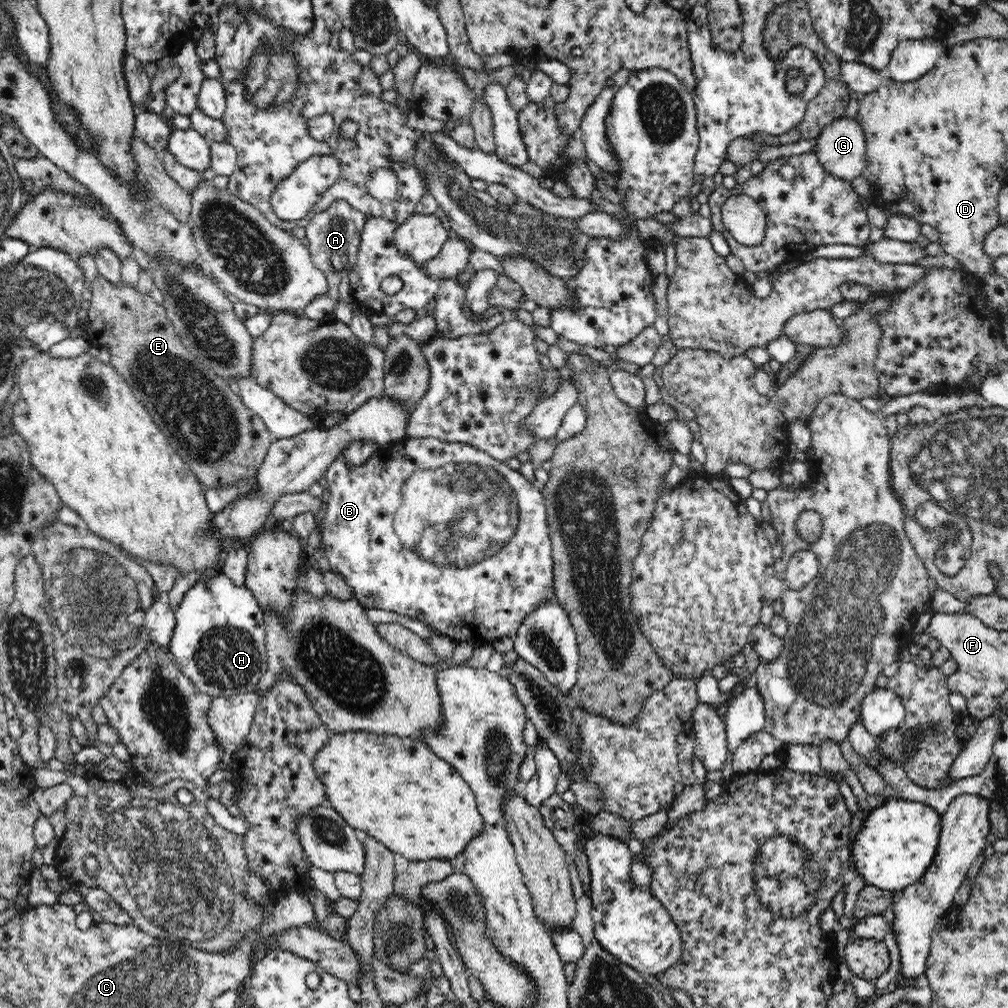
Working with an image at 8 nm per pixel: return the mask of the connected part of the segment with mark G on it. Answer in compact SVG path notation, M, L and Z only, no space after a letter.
M856 118L835 119L822 130L816 141L813 152L833 176L851 182L867 168L867 142Z

